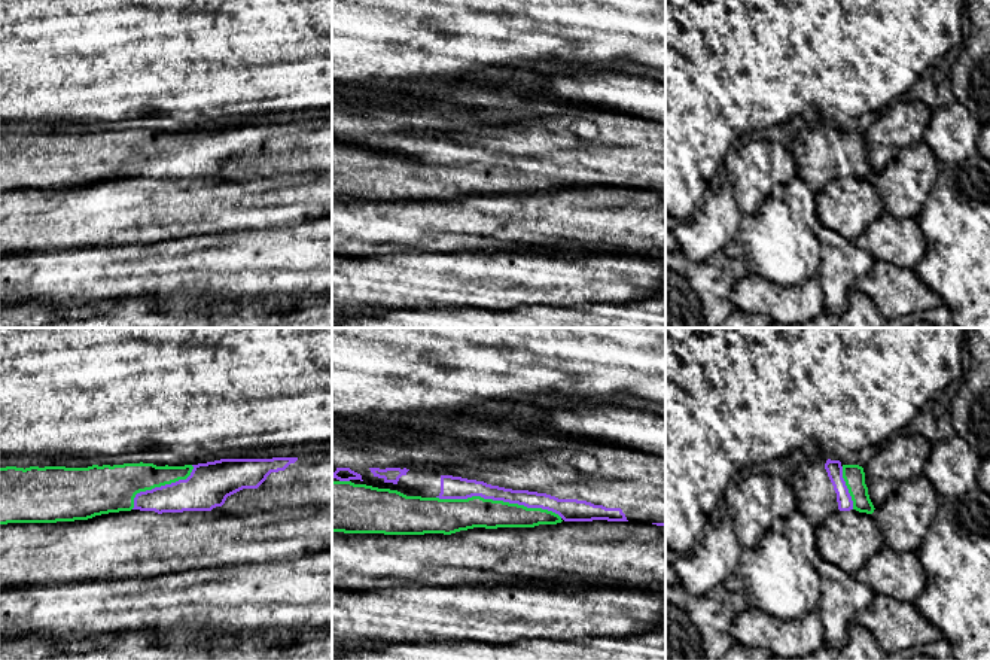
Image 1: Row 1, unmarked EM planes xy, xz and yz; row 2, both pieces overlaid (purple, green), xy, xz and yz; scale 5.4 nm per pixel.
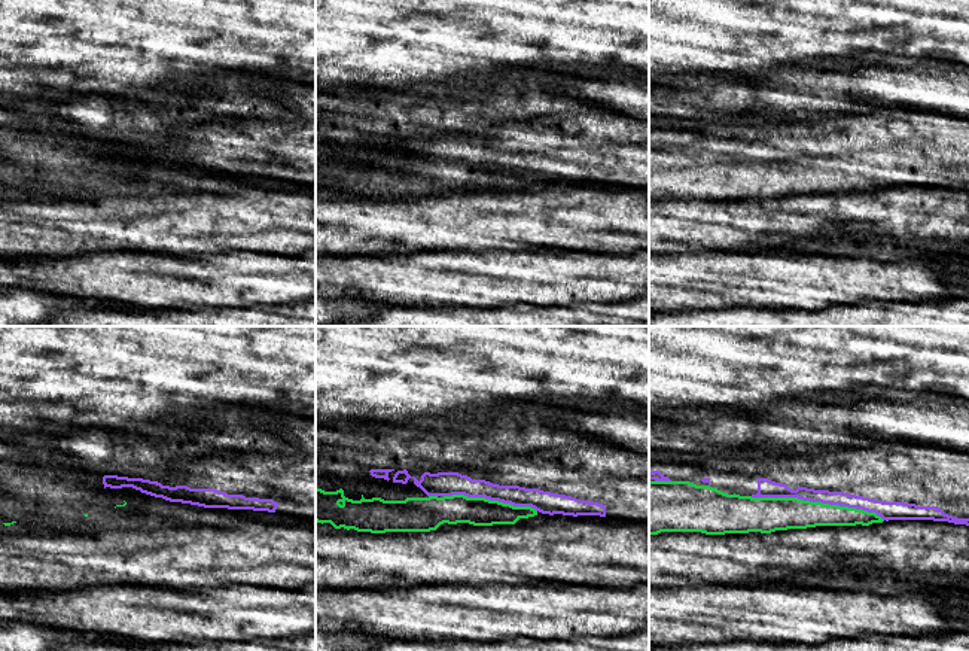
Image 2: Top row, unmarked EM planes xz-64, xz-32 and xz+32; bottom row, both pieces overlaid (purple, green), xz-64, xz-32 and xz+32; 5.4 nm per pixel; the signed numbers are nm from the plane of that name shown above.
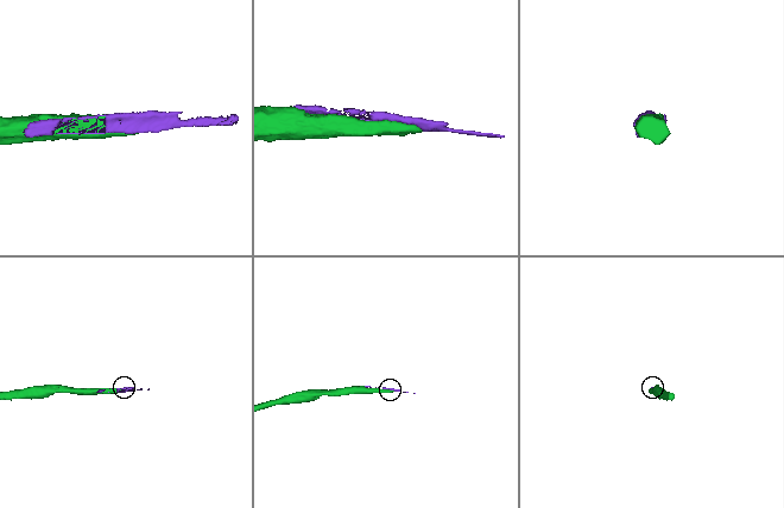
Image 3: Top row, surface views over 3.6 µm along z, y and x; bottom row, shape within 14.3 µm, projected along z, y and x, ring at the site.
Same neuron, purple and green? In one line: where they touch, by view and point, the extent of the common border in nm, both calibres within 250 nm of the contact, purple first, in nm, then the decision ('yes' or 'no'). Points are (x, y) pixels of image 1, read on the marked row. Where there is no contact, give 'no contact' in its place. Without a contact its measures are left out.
contact xz (499, 499); length 700 nm; calibres 130 and 180 nm; yes

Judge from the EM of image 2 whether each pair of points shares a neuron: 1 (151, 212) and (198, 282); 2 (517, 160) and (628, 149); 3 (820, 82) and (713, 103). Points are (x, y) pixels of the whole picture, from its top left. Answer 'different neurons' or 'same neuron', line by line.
1: different neurons
2: same neuron
3: same neuron

